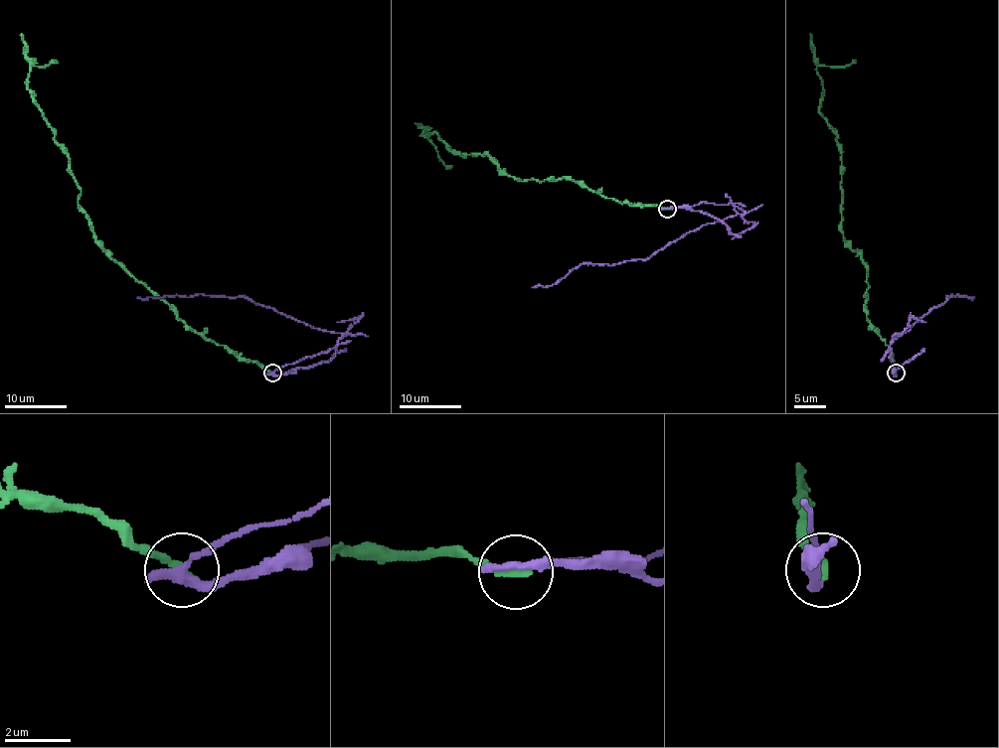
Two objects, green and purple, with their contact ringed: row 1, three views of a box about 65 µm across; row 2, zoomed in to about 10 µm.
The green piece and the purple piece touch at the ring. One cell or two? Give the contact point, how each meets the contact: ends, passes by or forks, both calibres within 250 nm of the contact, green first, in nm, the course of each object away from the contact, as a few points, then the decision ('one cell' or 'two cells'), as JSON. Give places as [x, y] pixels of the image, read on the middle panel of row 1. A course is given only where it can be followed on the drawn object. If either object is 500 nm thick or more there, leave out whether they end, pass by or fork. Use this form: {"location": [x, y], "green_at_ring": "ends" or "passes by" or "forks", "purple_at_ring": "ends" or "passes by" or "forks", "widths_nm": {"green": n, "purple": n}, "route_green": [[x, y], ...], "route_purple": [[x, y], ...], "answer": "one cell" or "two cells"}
{"location": [667, 209], "green_at_ring": "ends", "purple_at_ring": "passes by", "widths_nm": {"green": 240, "purple": 280}, "route_green": [[667, 209], [630, 206], [573, 180], [518, 181], [486, 154], [455, 154], [423, 129], [452, 167]], "route_purple": [[667, 208], [728, 203], [736, 214], [669, 241], [648, 257], [611, 265], [580, 263], [551, 285], [532, 287]], "answer": "two cells"}

